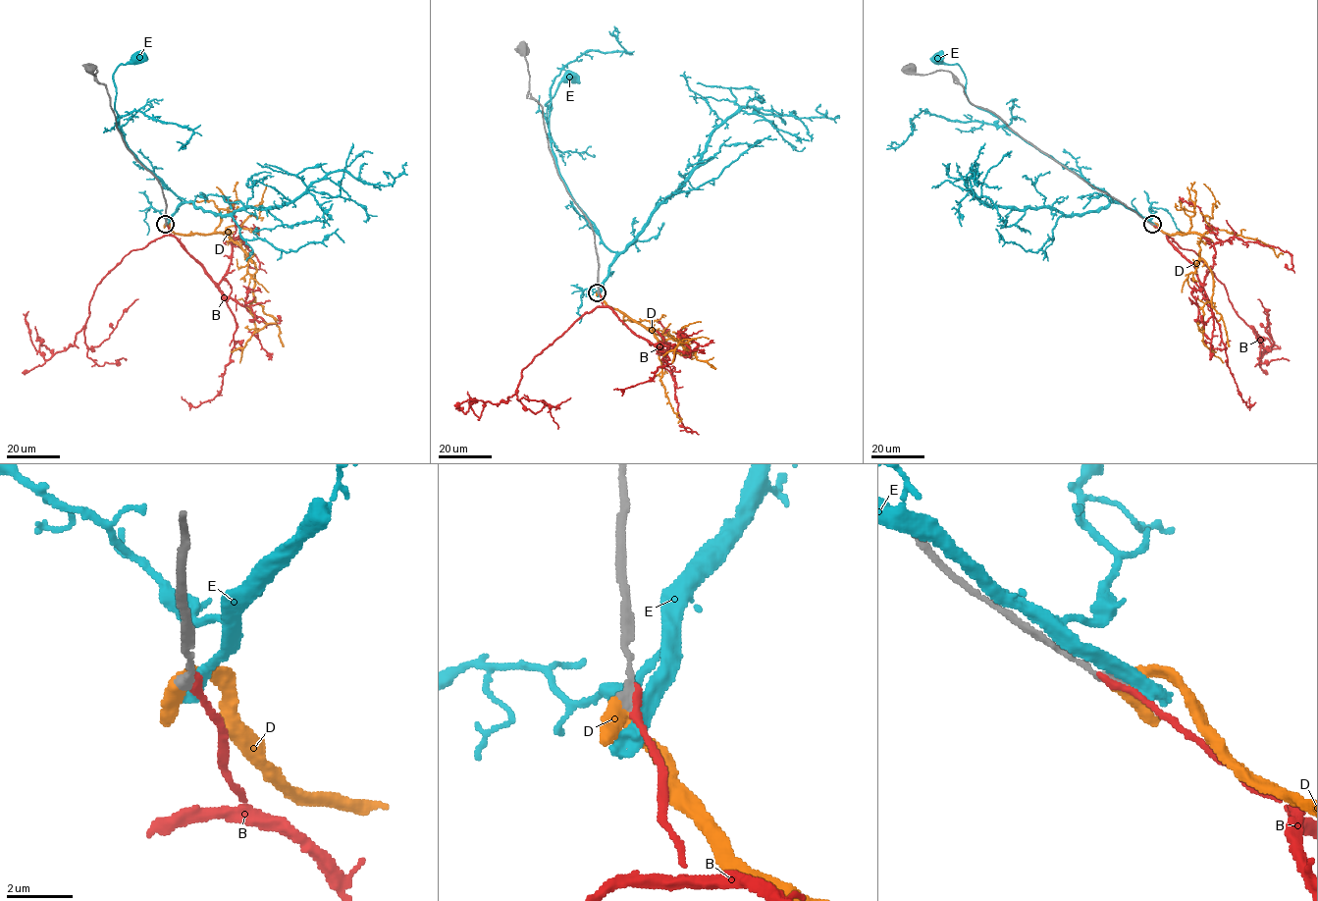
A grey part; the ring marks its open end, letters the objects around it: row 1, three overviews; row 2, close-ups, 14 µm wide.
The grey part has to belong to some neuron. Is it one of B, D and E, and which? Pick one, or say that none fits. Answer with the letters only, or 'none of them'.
D

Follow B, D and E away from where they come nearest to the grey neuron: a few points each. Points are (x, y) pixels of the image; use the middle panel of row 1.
B: (599, 291), (602, 306), (538, 353), (506, 402), (475, 399), (464, 413), (460, 404)
D: (598, 291), (661, 341), (679, 339), (686, 353), (687, 343), (678, 344), (671, 363)
E: (599, 291), (616, 253), (604, 244), (559, 174), (547, 125), (546, 105), (568, 78)

